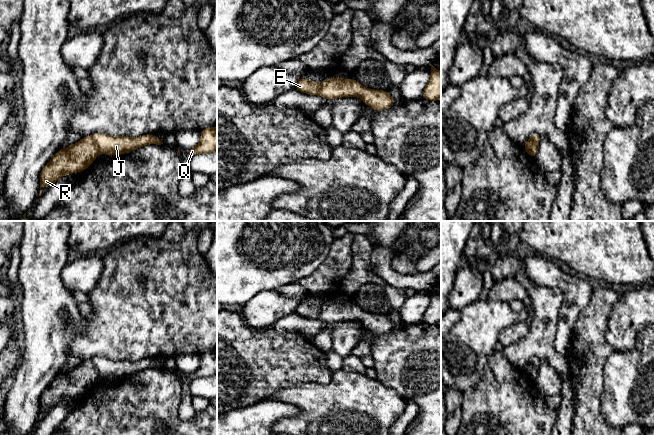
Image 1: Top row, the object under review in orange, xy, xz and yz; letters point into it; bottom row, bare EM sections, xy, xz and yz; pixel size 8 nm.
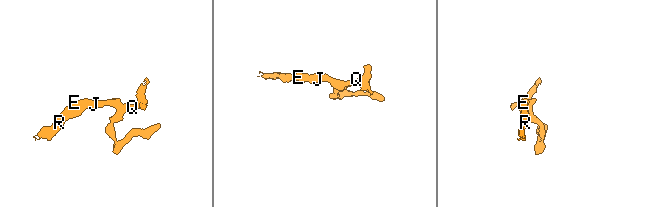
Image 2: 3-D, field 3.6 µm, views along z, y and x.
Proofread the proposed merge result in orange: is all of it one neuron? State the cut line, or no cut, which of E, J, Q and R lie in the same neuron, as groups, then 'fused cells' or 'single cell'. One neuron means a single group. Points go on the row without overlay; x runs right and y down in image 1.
cut in xy along (91, 360), (100, 375); E R / J Q; fused cells

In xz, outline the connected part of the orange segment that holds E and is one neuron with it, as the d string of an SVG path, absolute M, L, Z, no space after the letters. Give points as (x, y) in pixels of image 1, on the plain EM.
M301 300L297 305L294 313L306 318L316 319L319 317L320 311L321 307L306 304Z

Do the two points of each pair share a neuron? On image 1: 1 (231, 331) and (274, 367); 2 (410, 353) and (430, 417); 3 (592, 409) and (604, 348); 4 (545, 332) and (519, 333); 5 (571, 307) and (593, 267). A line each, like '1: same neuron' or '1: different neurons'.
1: same neuron
2: same neuron
3: same neuron
4: different neurons
5: different neurons

